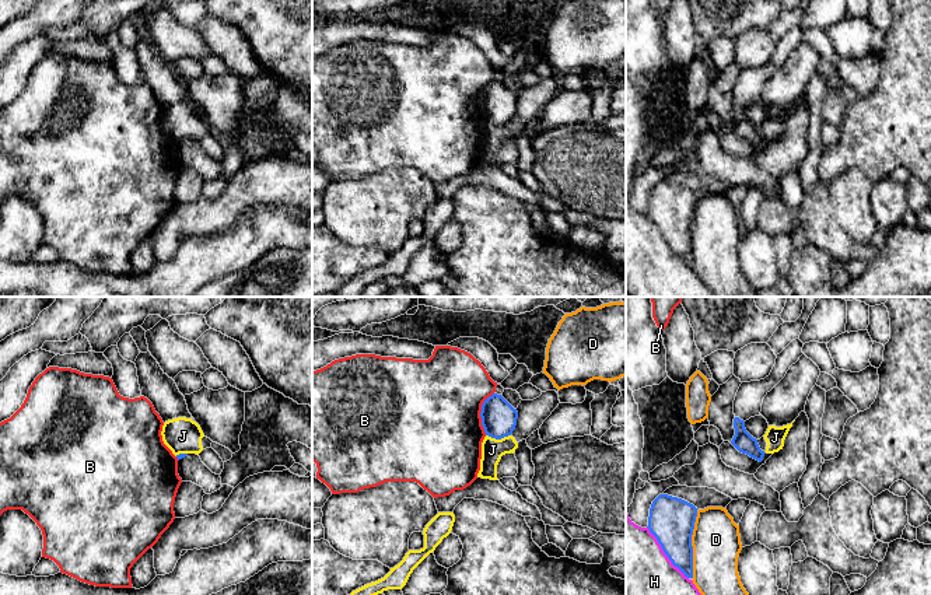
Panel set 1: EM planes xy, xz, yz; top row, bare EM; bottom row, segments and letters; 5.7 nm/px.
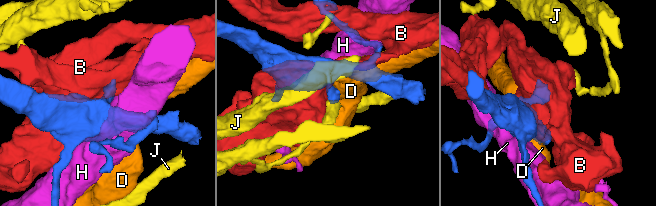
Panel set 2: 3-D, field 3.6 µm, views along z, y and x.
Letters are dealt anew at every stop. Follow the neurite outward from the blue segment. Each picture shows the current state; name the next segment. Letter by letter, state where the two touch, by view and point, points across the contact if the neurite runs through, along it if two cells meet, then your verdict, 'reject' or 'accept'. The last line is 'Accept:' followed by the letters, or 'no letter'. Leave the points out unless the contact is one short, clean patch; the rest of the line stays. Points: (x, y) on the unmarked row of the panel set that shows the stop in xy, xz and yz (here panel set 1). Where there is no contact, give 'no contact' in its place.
B: xz (480, 100) | reject
D: yz (690, 231) | reject
H: yz (664, 238) | reject
J: xz (499, 125) | along xz (486, 121), (494, 125), (510, 122) | reject
Accept: no letter

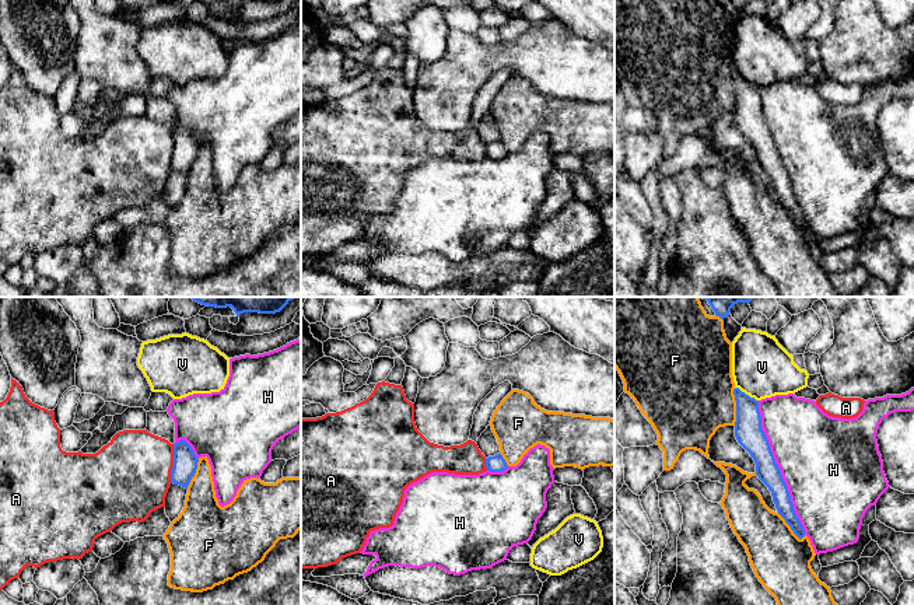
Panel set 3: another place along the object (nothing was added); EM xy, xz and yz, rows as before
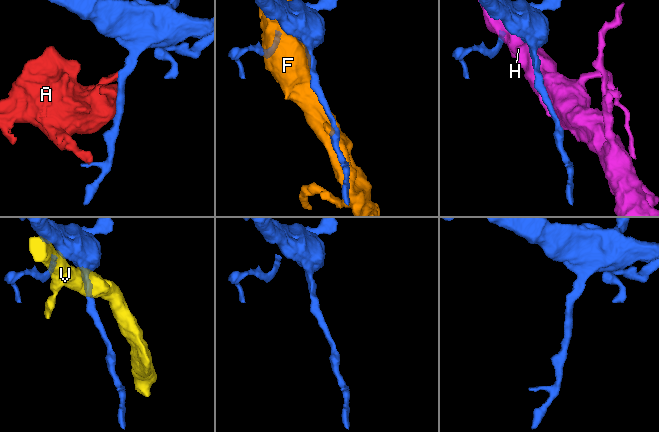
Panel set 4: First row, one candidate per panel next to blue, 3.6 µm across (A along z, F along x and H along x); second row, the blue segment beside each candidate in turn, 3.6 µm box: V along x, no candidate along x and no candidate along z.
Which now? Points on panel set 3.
A: xy (174, 150) | reject
F: yz (736, 93) | reject
H: yz (778, 154) | reject
V: yz (745, 80) | along yz (735, 73), (757, 87) | reject
Accept: no letter

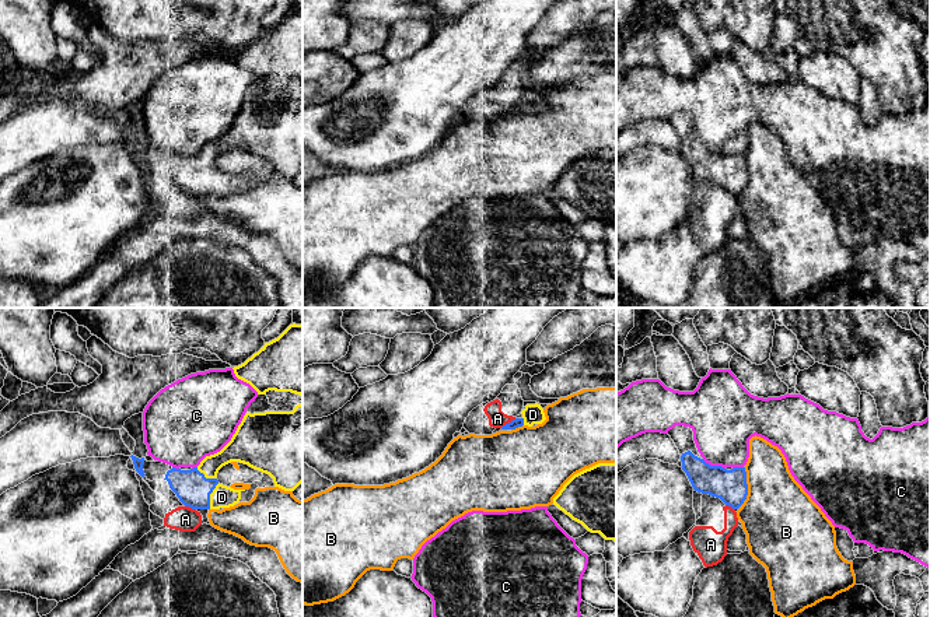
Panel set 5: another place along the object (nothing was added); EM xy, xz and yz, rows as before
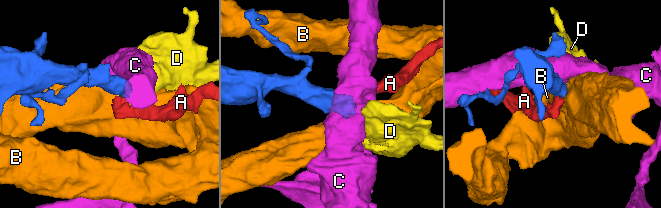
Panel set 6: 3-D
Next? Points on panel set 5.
A: xz (509, 109) | reject
B: yz (747, 174) | reject
C: yz (713, 153) | reject
D: xy (209, 182) | across xy (193, 176), (202, 176), (209, 182), (221, 183) | accept
Accept: D

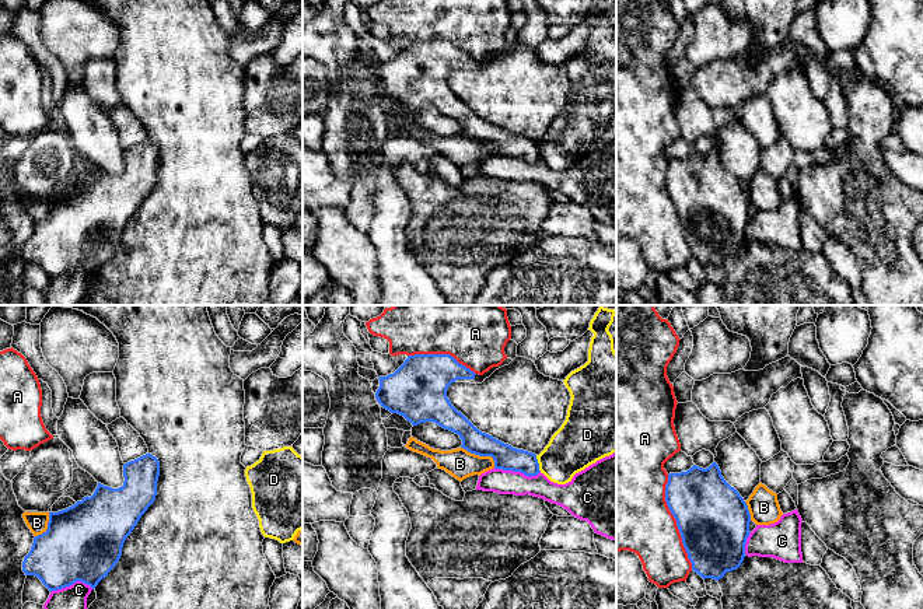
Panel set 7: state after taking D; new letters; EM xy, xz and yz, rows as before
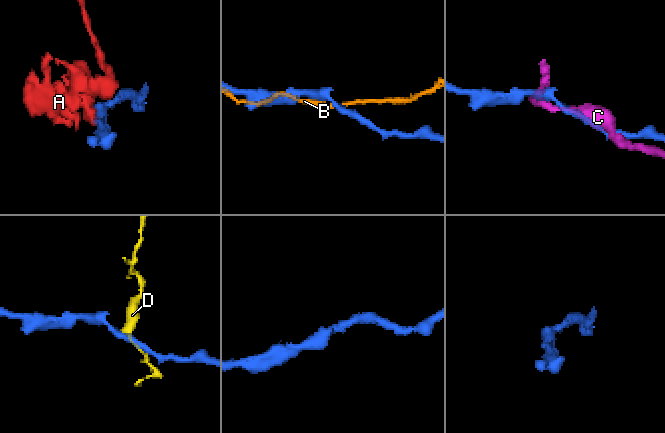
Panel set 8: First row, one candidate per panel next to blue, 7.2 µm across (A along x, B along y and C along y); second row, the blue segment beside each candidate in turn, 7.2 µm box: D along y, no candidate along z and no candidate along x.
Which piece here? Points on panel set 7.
A: yz (677, 209) | reject
B: xz (481, 142) | reject
C: xz (517, 157) | reject
D: xz (538, 150) | reject
Accept: no letter

